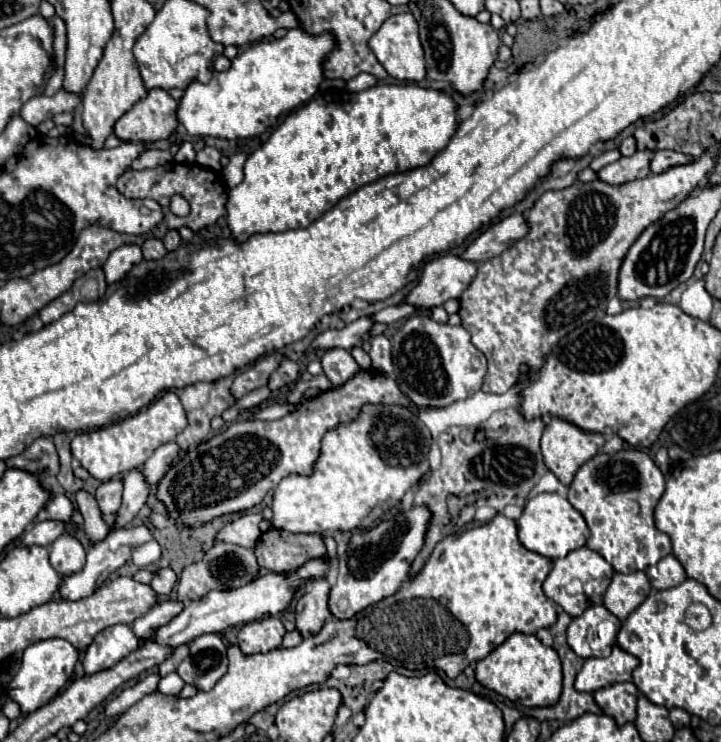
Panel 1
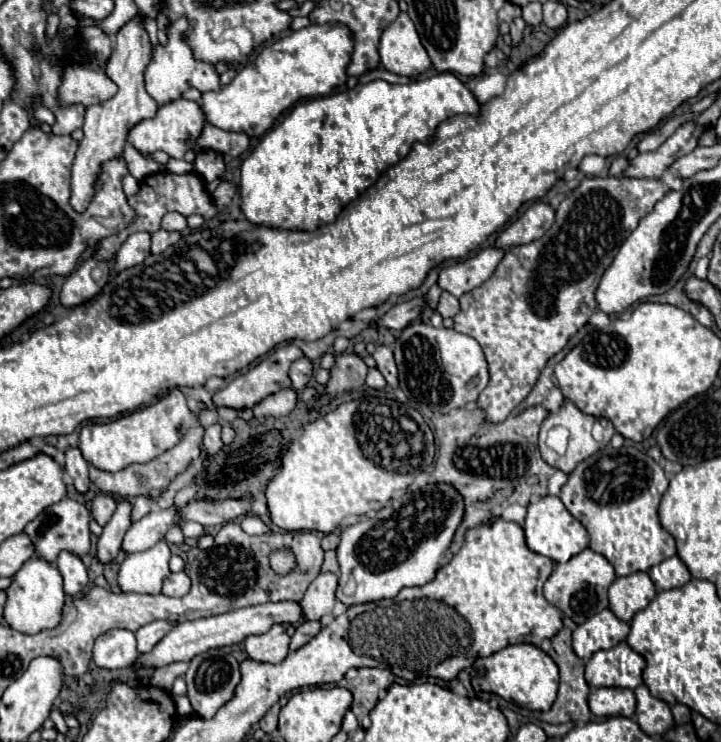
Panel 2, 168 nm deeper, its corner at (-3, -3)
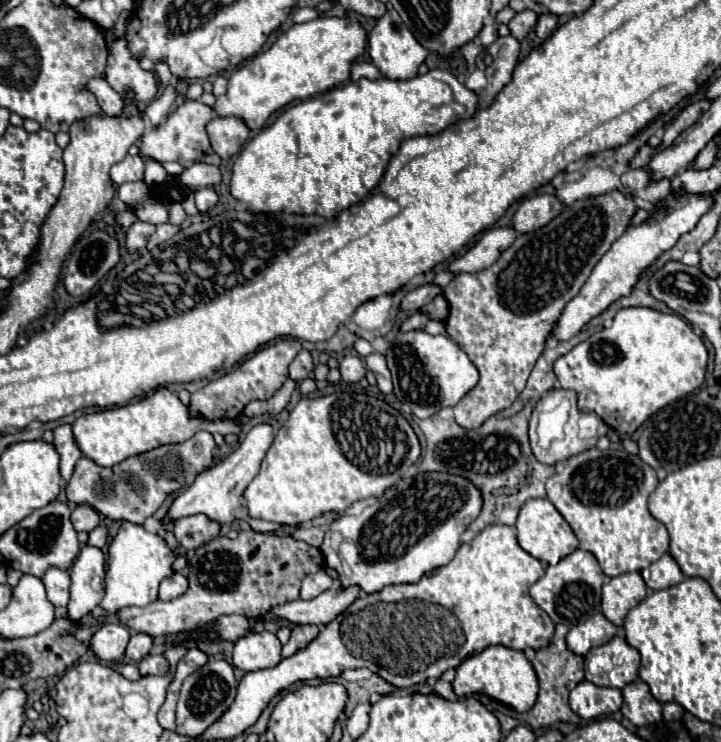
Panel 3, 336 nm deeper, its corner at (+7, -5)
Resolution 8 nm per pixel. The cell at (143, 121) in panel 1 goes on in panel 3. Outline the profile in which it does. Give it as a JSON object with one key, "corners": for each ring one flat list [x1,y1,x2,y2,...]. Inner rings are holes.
{"corners":[[185,101,175,113,171,113,165,123,161,123,159,127,147,131,141,141,139,141,139,149,143,155,163,163,163,161,177,161,179,165,183,165,185,169,191,167,193,163,201,161,201,163,211,163,211,165,221,165,221,157,211,149,205,125,215,117,213,109,199,103,199,101]]}

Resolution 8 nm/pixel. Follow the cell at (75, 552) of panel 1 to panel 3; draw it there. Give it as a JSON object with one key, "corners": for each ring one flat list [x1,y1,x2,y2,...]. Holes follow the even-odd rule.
{"corners":[[49,569,43,577,43,585,47,589,47,599,55,607,67,607,69,603,69,573,63,569]]}

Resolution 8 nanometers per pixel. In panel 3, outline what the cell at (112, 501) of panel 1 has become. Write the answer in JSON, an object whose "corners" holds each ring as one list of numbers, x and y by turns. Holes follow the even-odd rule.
{"corners":[[77,505,71,513,71,523,77,531,85,531,85,533,91,533,99,523,101,523,101,517,99,513,89,507,89,505]]}

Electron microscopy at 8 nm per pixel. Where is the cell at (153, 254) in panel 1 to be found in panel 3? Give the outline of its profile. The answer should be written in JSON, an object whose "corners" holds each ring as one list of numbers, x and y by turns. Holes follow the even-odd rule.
{"corners":[[171,223,157,225,155,233,151,235,151,239,149,239,149,243,147,243,147,249,153,249,153,247,157,247,157,245,169,241,169,239,173,239,177,233,179,233,179,227,177,227,177,225,171,225]]}

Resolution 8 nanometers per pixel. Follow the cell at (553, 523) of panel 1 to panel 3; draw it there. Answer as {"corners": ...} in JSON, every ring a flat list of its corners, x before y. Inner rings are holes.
{"corners":[[531,499,521,507,517,517,517,541,529,555,549,565,557,565,563,557,573,553,579,545,573,529,549,499]]}

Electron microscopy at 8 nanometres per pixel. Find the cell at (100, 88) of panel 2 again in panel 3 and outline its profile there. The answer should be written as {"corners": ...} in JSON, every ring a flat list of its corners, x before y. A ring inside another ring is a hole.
{"corners":[[93,79,93,81,89,81,87,87,95,93,95,97,97,97,101,109,103,109,109,117,119,117,119,115,123,113,123,109,125,109,125,99,107,83,107,79]]}

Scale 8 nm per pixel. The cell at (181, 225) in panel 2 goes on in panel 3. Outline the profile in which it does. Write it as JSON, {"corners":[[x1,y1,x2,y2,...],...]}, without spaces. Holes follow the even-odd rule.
{"corners":[[135,205,133,211,139,221,147,221,153,225,161,225,167,221,165,205]]}

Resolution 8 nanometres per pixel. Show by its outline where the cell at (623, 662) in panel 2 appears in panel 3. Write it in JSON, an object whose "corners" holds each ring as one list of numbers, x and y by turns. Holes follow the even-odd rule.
{"corners":[[615,635,609,643,601,645,599,649,595,649,597,653,611,653,611,659,613,659,613,669,607,673,607,677,601,677,601,681,597,681,589,671,585,671,585,679,587,681,593,681,597,685,607,685,607,687,617,687,617,689,623,689,627,683,635,681,639,675,639,651,633,649,625,637,621,635]]}

